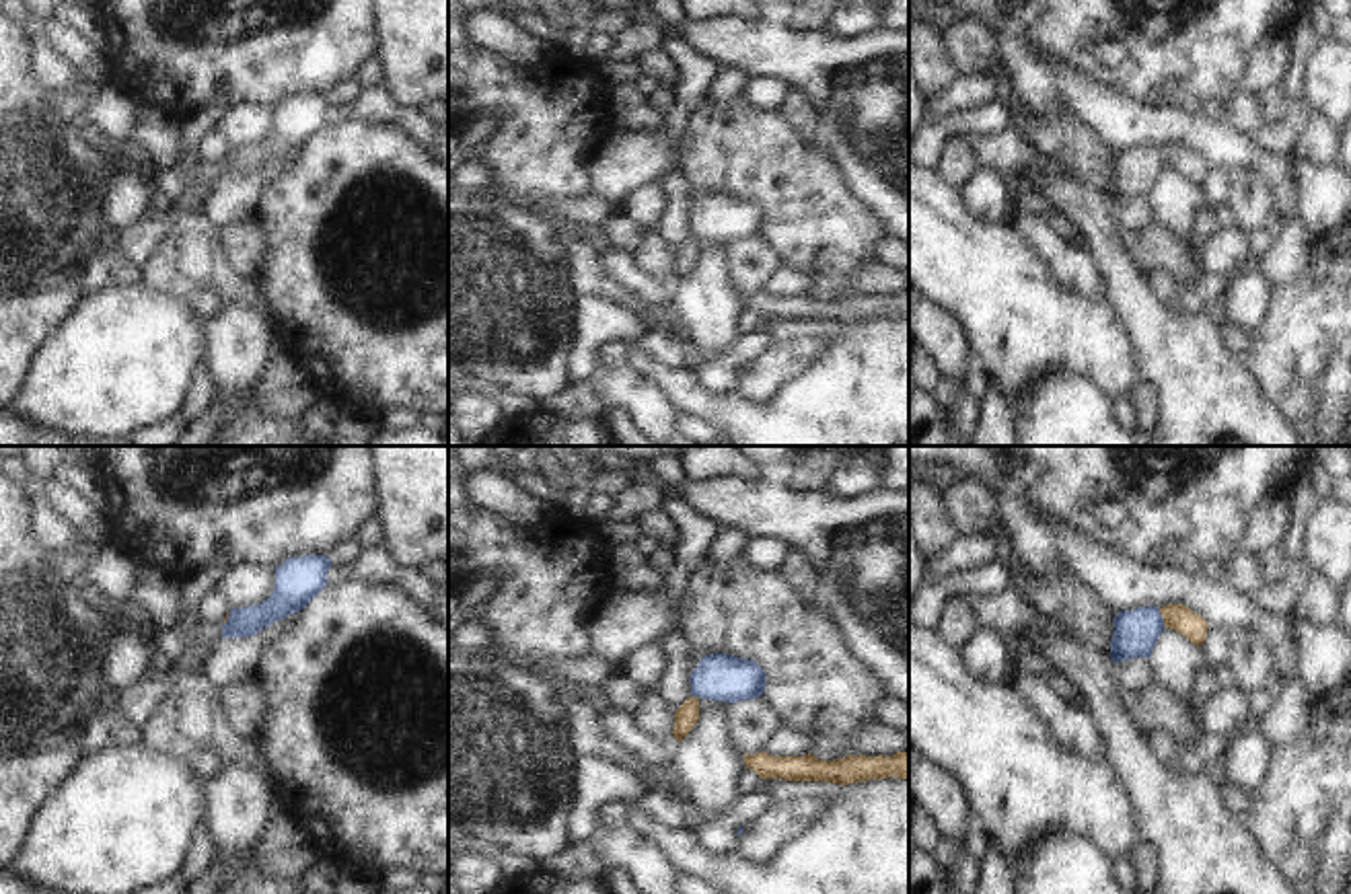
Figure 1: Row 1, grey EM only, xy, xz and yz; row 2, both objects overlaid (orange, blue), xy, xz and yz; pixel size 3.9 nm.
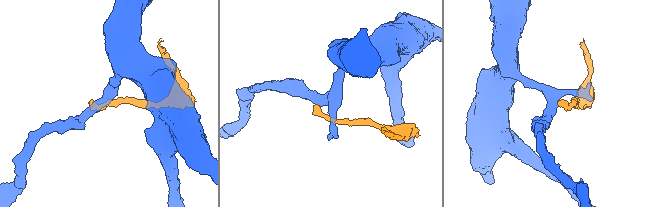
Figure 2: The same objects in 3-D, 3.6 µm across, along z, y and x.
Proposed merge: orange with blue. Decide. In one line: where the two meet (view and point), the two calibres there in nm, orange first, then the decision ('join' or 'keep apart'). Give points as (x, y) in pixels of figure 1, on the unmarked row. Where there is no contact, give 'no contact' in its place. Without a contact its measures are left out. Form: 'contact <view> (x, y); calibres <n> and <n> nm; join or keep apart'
contact yz (1162, 157); calibres 110 and 180 nm; keep apart

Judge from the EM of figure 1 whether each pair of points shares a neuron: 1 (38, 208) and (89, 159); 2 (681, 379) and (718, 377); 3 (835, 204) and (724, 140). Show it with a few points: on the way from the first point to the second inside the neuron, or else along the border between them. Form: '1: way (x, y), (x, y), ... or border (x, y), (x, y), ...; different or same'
1: way (50, 196), (77, 171); same
2: border (694, 370), (708, 389), (722, 395), (735, 393); different
3: way (809, 198), (772, 163), (751, 153); same

